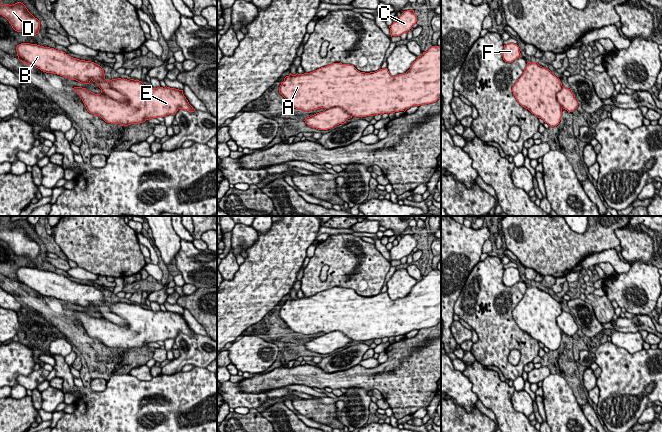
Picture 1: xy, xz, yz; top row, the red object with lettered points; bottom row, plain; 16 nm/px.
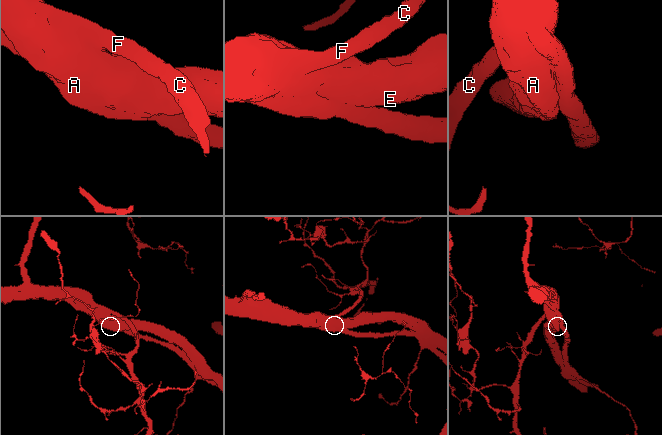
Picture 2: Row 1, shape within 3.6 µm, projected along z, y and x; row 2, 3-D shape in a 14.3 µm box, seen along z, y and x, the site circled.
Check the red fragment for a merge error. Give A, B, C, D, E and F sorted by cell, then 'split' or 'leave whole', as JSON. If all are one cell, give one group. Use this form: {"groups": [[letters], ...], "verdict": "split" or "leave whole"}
{"groups": [["A", "B", "C", "D", "E", "F"]], "verdict": "leave whole"}

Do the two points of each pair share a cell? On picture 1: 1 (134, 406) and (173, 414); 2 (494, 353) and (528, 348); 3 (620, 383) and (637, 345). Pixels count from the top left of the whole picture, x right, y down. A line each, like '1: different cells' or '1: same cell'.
1: same cell
2: same cell
3: different cells

